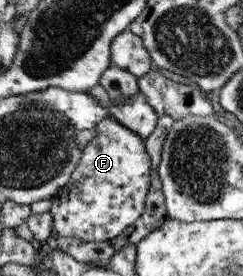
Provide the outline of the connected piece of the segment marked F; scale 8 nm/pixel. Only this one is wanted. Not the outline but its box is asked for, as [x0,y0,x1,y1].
[49,115,151,242]

